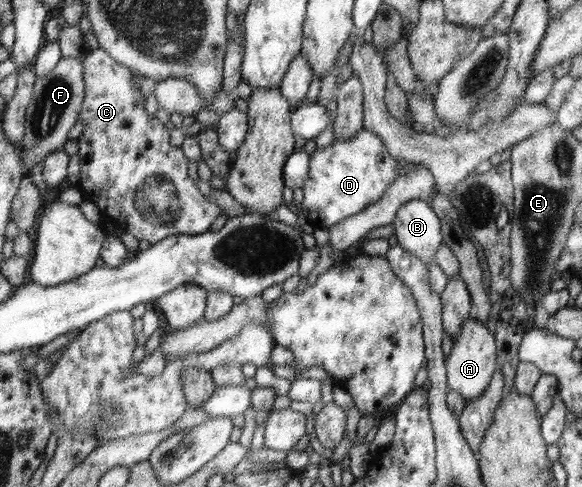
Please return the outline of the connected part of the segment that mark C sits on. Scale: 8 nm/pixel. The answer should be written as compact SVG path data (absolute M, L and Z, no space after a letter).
M101 48L89 51L83 65L85 91L80 120L85 128L78 139L80 179L77 182L82 198L99 208L102 219L113 220L123 232L133 234L139 241L156 244L171 236L209 232L219 215L227 215L211 204L187 176L188 158L183 156L181 147L171 146L169 130L163 130L163 124L145 112L145 98L133 84L131 69Z

